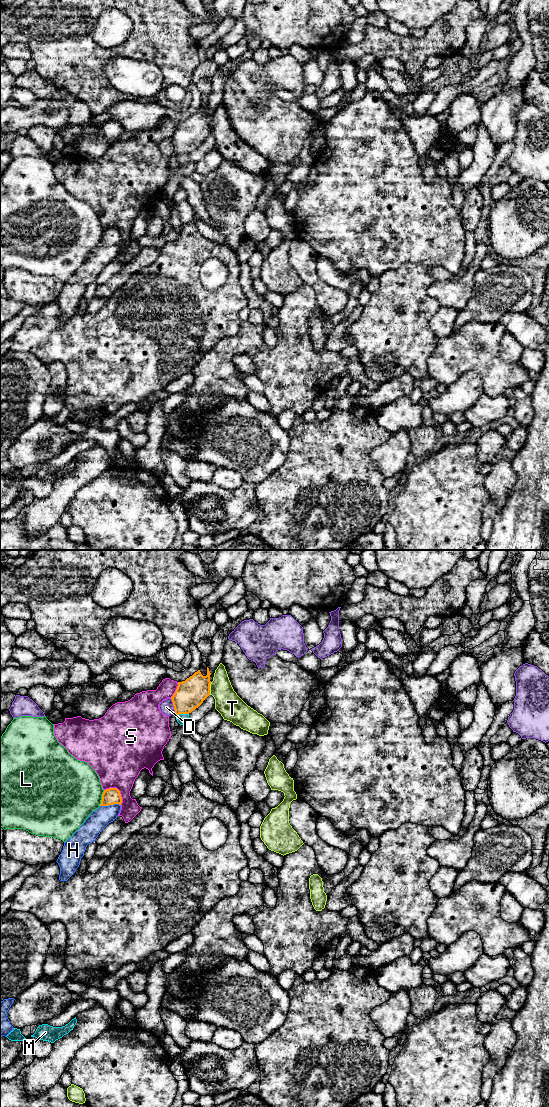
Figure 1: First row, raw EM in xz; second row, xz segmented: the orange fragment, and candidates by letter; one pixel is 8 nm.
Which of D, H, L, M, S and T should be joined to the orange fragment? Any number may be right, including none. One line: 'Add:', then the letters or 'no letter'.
Add: H

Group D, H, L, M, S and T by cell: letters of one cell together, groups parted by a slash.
D / H / L / M / S / T

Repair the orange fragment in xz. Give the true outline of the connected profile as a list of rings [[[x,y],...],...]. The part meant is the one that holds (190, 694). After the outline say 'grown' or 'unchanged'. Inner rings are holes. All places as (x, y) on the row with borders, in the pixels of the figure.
[[[207,667],[206,676],[198,670],[185,681],[178,682],[177,689],[171,697],[176,716],[191,713],[210,695],[210,675]]]; unchanged

